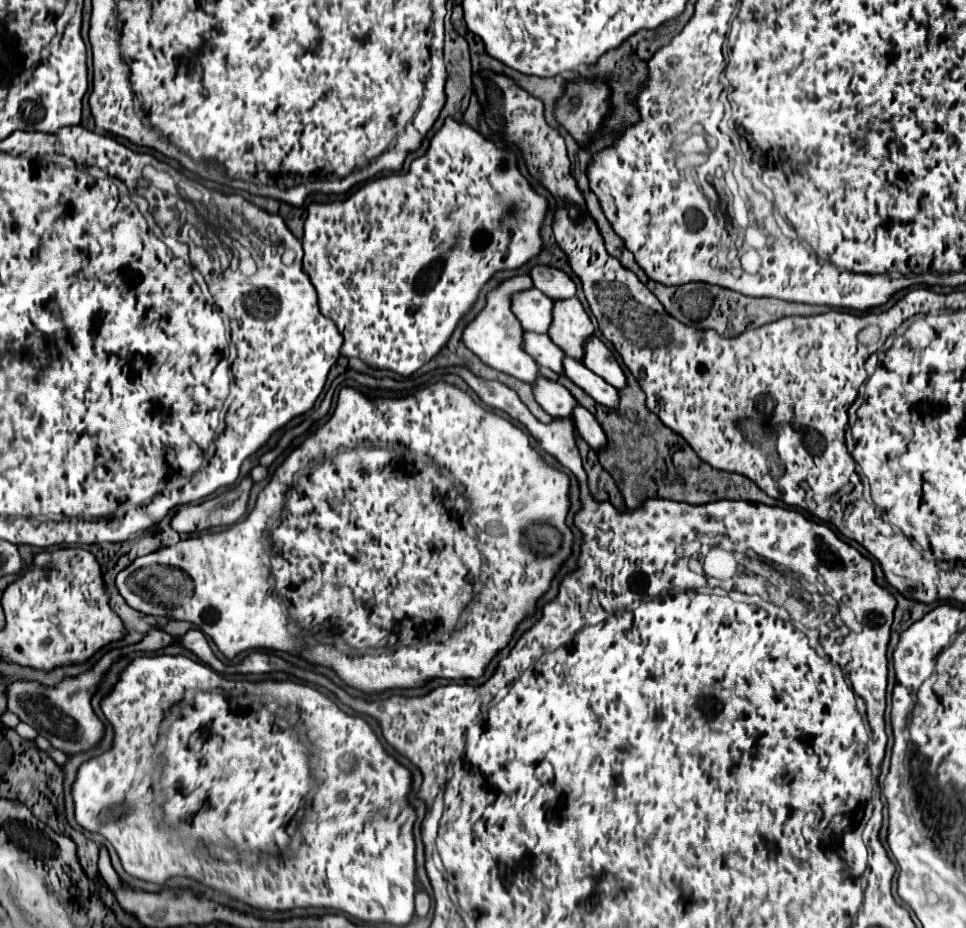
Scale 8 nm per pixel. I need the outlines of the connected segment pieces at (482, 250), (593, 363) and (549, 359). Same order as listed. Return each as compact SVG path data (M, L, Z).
M446 119L442 129L430 141L428 151L422 157L412 161L412 167L408 173L398 173L384 177L384 179L370 181L370 183L362 185L354 195L350 195L342 203L324 203L324 205L312 203L308 207L308 217L304 223L304 237L302 237L304 271L310 277L314 289L318 293L320 313L324 317L332 319L336 323L340 335L344 337L340 353L346 357L358 357L360 361L364 361L366 365L376 367L376 369L390 369L402 377L412 375L416 369L420 369L424 363L428 363L446 345L446 341L452 335L452 331L456 329L460 317L472 307L472 303L478 297L478 291L496 271L518 269L532 257L538 257L538 253L542 249L538 231L540 231L540 225L544 219L540 219L540 215L516 215L516 211L508 211L508 207L512 207L512 203L520 203L520 207L528 207L528 203L536 203L536 191L532 191L532 187L528 185L528 181L520 175L520 171L516 167L516 153L510 149L498 149L494 143L486 141L478 131L474 131L466 123L456 123L454 119Z
M588 337L584 341L584 357L582 357L584 365L594 371L596 375L600 375L606 383L610 383L612 387L620 389L626 383L624 371L620 369L620 365L616 363L614 355L610 353L610 349L596 337Z
M524 331L522 335L522 349L542 367L548 367L556 373L562 373L562 359L564 353L560 351L560 347L556 347L552 343L552 339L548 339L548 335L540 335L540 333L532 333L532 331Z

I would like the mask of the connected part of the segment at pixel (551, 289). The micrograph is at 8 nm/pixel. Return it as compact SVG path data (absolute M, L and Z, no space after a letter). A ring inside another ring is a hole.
M534 265L530 269L530 277L532 277L534 287L540 289L550 299L566 299L576 293L576 285L572 283L572 279L556 267Z

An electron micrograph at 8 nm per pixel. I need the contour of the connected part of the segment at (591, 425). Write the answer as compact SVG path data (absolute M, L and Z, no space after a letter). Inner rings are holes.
M582 405L572 409L572 419L576 423L576 431L580 433L580 437L592 447L592 449L600 449L606 443L606 435L602 431L602 427L598 425L598 421L594 419L592 413L588 413Z

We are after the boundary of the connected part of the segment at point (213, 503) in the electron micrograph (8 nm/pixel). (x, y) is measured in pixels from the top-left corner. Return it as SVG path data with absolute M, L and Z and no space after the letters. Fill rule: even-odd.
M246 475L238 485L240 497L228 505L222 503L222 497L214 497L198 505L182 505L170 519L170 527L178 533L186 533L186 531L204 531L218 525L232 525L246 513L250 487L252 479L250 475Z

